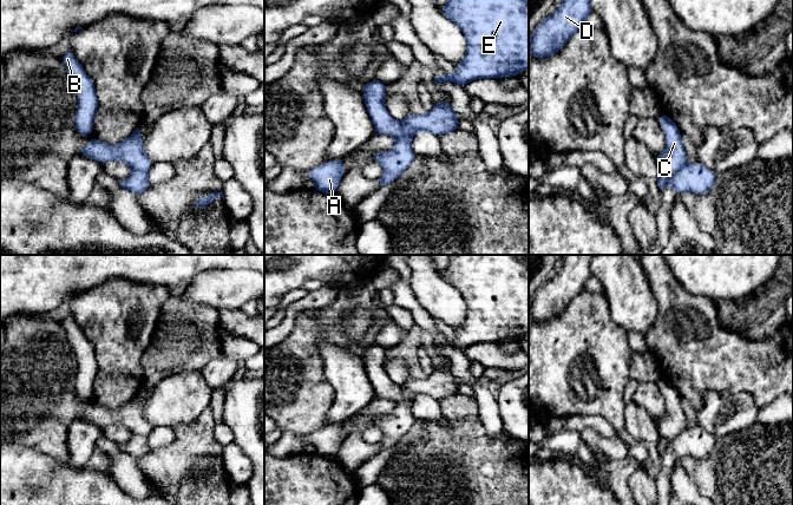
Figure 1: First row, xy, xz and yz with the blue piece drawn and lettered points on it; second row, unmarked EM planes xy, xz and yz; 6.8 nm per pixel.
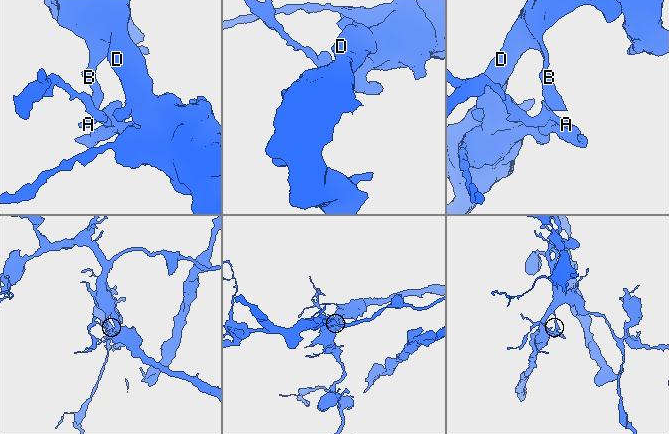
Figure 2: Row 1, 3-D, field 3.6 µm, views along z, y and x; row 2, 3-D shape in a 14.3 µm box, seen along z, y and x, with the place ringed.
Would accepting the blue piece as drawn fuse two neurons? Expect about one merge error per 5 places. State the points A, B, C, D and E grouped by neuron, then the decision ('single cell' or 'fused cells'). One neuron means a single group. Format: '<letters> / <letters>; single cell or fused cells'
A C / B D E; fused cells

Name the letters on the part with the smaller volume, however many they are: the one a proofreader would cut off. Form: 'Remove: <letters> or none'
Remove: A, C

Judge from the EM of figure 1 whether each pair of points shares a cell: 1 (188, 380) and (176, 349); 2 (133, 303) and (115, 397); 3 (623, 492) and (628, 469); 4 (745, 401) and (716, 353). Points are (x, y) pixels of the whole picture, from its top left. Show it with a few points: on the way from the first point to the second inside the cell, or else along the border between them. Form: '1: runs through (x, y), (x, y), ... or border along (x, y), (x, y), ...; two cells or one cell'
1: border along (200, 369), (178, 371), (158, 381); two cells
2: runs through (119, 327), (119, 373); one cell
3: runs through (623, 486), (623, 474); one cell
4: border along (713, 389), (723, 395), (747, 392), (760, 408); two cells

